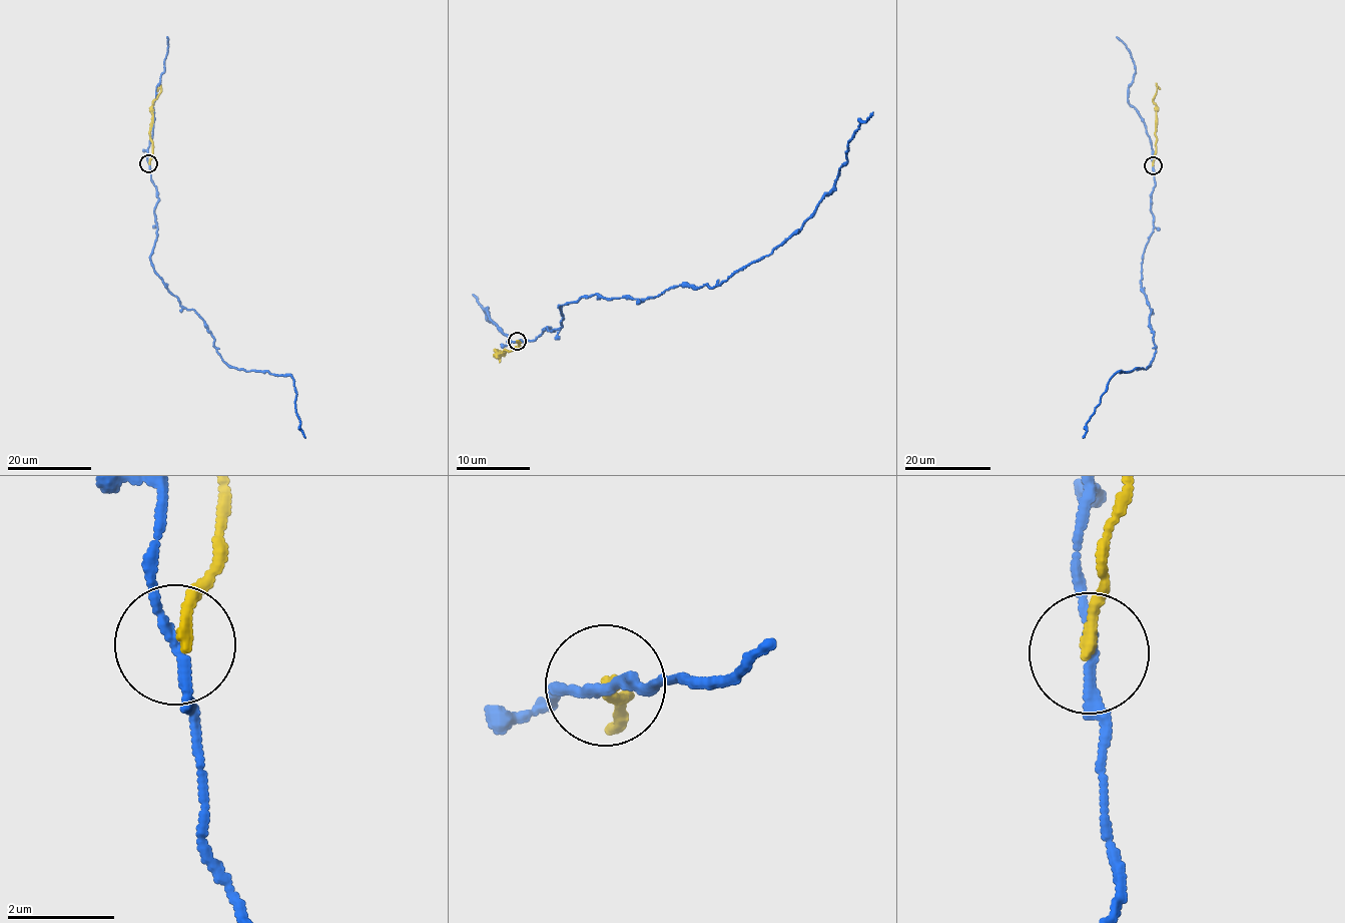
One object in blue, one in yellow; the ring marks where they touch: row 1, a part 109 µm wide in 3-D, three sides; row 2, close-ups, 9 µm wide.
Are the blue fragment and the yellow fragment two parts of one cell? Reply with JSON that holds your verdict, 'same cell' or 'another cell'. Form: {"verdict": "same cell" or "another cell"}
{"verdict": "another cell"}

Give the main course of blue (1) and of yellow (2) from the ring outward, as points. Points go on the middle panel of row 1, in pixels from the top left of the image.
1: (518, 342), (563, 325), (559, 307), (582, 297), (712, 288), (769, 254), (829, 191), (849, 141), (873, 112)
2: (517, 342), (518, 348), (495, 355), (495, 351), (504, 355), (499, 362)

